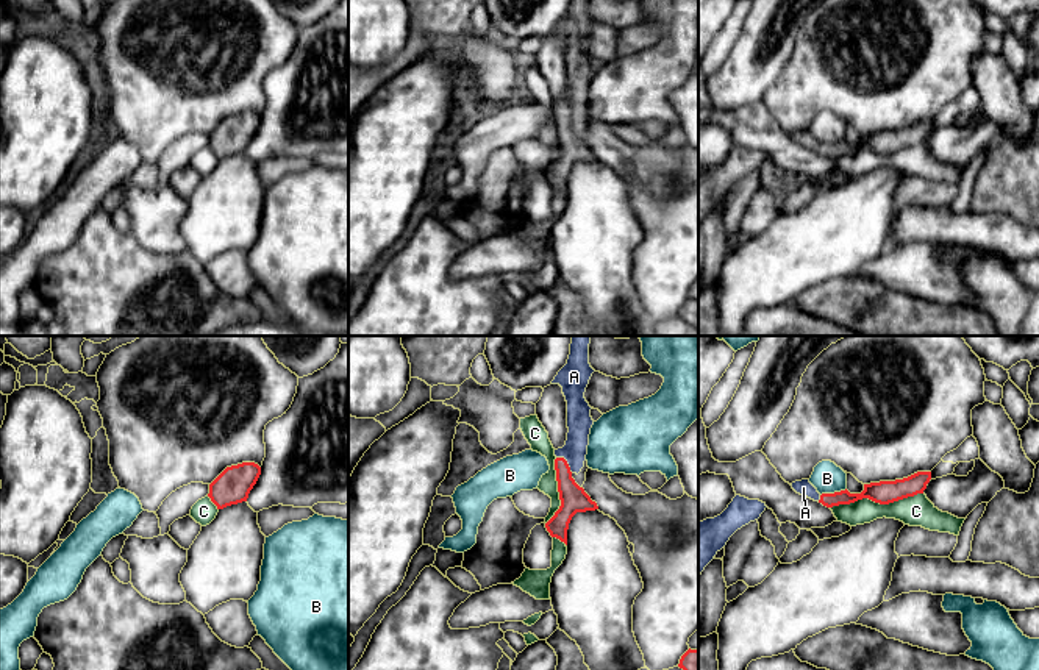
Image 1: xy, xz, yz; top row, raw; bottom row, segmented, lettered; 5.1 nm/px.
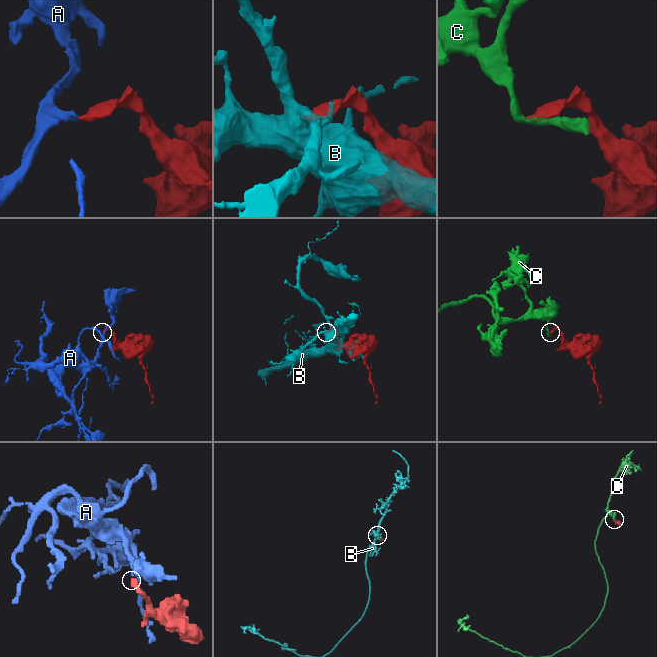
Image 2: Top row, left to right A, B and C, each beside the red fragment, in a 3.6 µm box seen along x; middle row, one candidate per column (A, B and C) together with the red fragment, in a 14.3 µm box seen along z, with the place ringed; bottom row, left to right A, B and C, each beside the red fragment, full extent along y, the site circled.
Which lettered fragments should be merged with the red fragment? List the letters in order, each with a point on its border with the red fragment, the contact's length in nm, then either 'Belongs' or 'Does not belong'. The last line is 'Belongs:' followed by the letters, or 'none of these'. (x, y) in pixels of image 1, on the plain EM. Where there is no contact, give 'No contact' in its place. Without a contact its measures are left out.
A: Touches red at xz (566, 113). Shared border 120 nm. Belongs
B: Touches red at yz (835, 142). Shared border 140 nm. Does not belong
C: Touches red at yz (875, 152). Shared border 480 nm. Does not belong
Belongs: A

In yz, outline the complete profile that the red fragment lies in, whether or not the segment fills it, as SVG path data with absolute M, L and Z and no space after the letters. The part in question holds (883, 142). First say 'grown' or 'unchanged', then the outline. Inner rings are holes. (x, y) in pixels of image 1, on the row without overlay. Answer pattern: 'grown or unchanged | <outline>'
grown | M917 122L903 130L864 134L864 141L861 144L850 144L845 139L841 142L820 145L809 130L795 131L791 136L797 144L819 151L827 158L833 158L839 155L850 155L862 148L869 148L880 155L889 155L917 144L923 144L930 130L931 122Z

